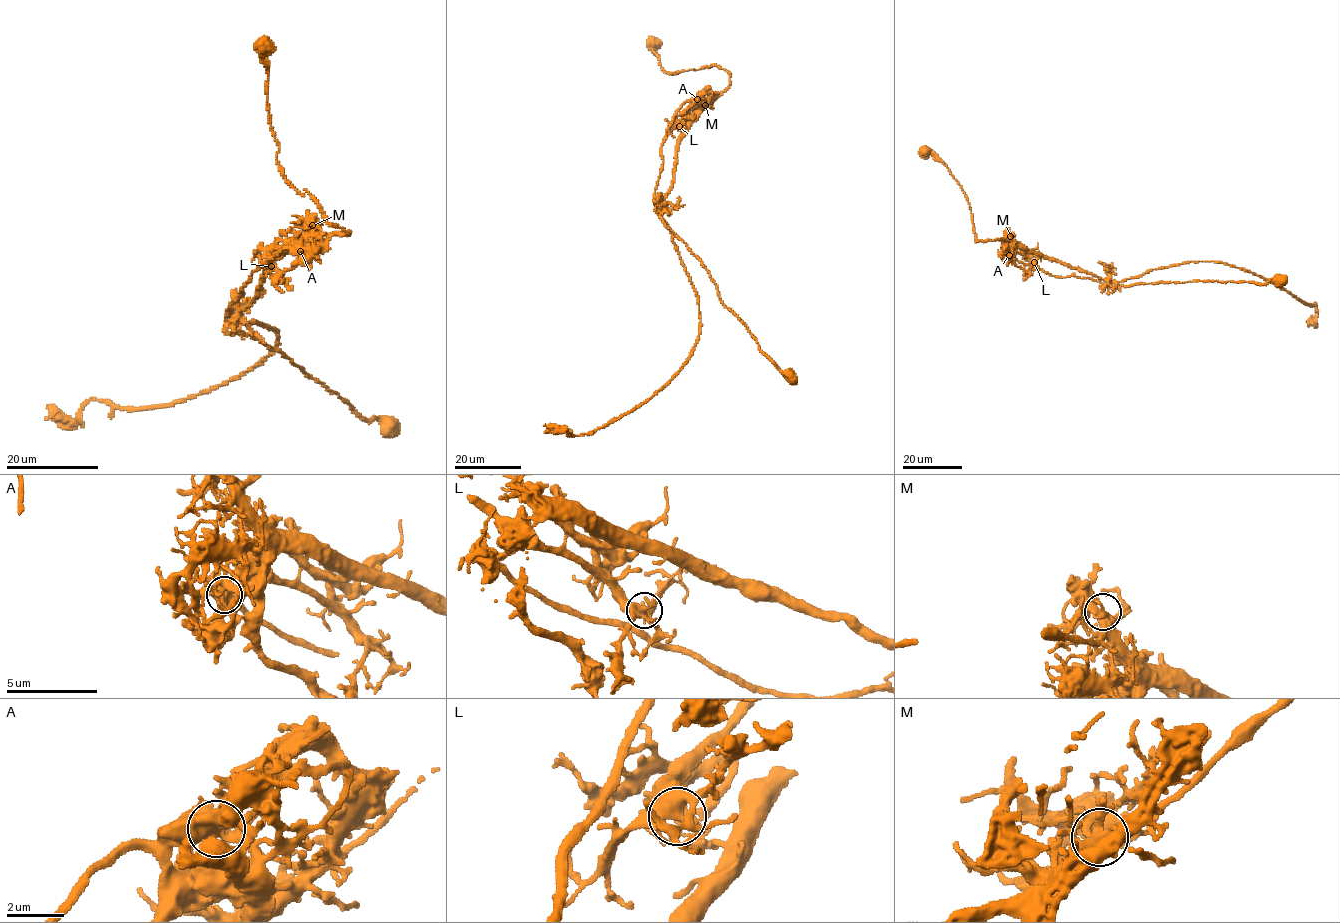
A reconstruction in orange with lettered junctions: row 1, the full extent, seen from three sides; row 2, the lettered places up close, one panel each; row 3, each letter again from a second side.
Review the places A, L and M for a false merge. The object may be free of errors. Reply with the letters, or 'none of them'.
A

